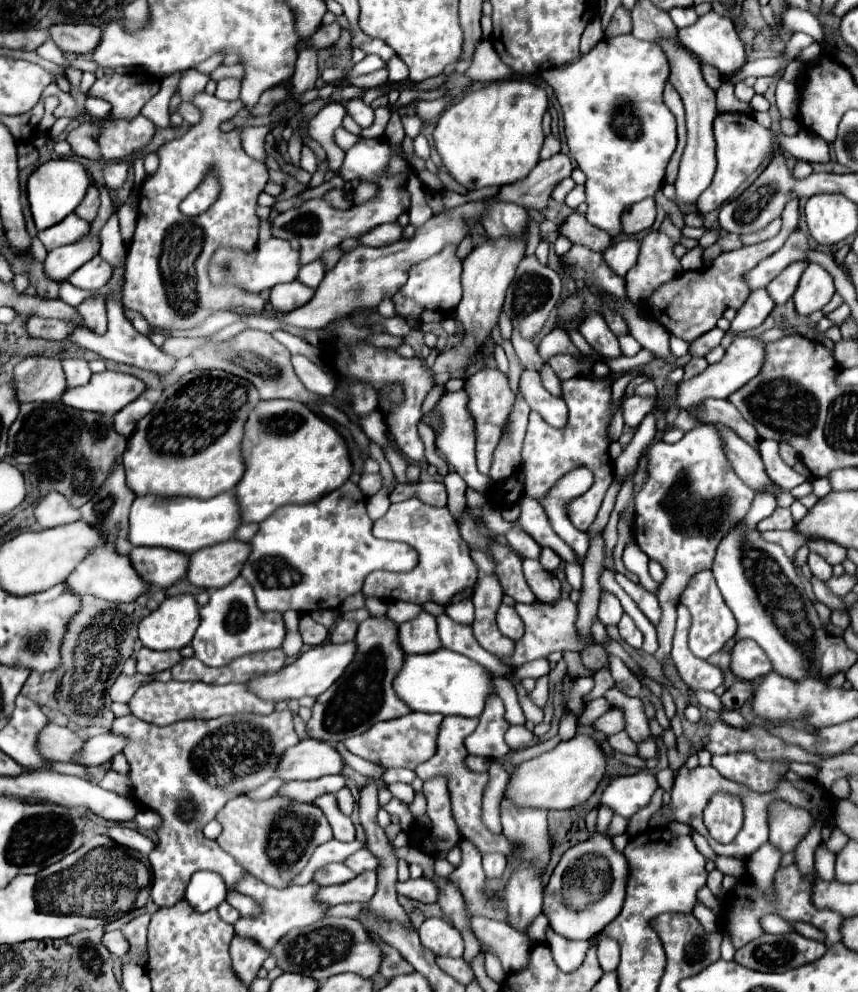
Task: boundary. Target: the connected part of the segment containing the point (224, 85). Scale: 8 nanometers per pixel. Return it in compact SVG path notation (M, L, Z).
M223 78L217 82L215 96L223 100L235 100L239 98L239 88L241 88L241 82L237 78Z

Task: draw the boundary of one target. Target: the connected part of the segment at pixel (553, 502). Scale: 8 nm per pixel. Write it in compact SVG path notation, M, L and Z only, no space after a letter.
M577 466L571 472L567 472L559 482L555 482L555 486L543 498L539 498L539 504L545 508L553 532L575 550L577 558L585 556L589 538L585 532L579 532L575 526L571 526L567 502L573 502L575 498L583 496L591 486L593 486L591 470L585 466Z

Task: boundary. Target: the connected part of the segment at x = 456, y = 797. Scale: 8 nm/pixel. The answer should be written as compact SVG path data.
M445 716L441 722L441 732L439 732L439 740L437 740L437 754L433 758L429 758L427 762L423 762L415 772L419 778L435 778L435 776L445 776L447 778L447 788L449 788L449 796L451 796L451 810L453 810L453 818L459 826L459 832L463 838L475 842L475 846L479 846L481 854L487 852L501 852L501 854L509 854L511 846L507 842L507 838L503 834L491 834L483 824L481 824L481 798L483 798L483 788L489 780L487 772L473 772L467 768L465 758L467 758L467 750L463 746L463 740L477 728L477 718L465 718L465 716Z

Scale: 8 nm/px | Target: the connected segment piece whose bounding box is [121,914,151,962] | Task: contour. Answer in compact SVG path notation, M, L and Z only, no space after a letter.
M141 914L137 918L133 918L129 924L125 924L121 930L127 936L127 940L131 942L131 954L127 954L123 958L123 962L139 962L141 952L147 946L147 926L149 926L149 914Z

